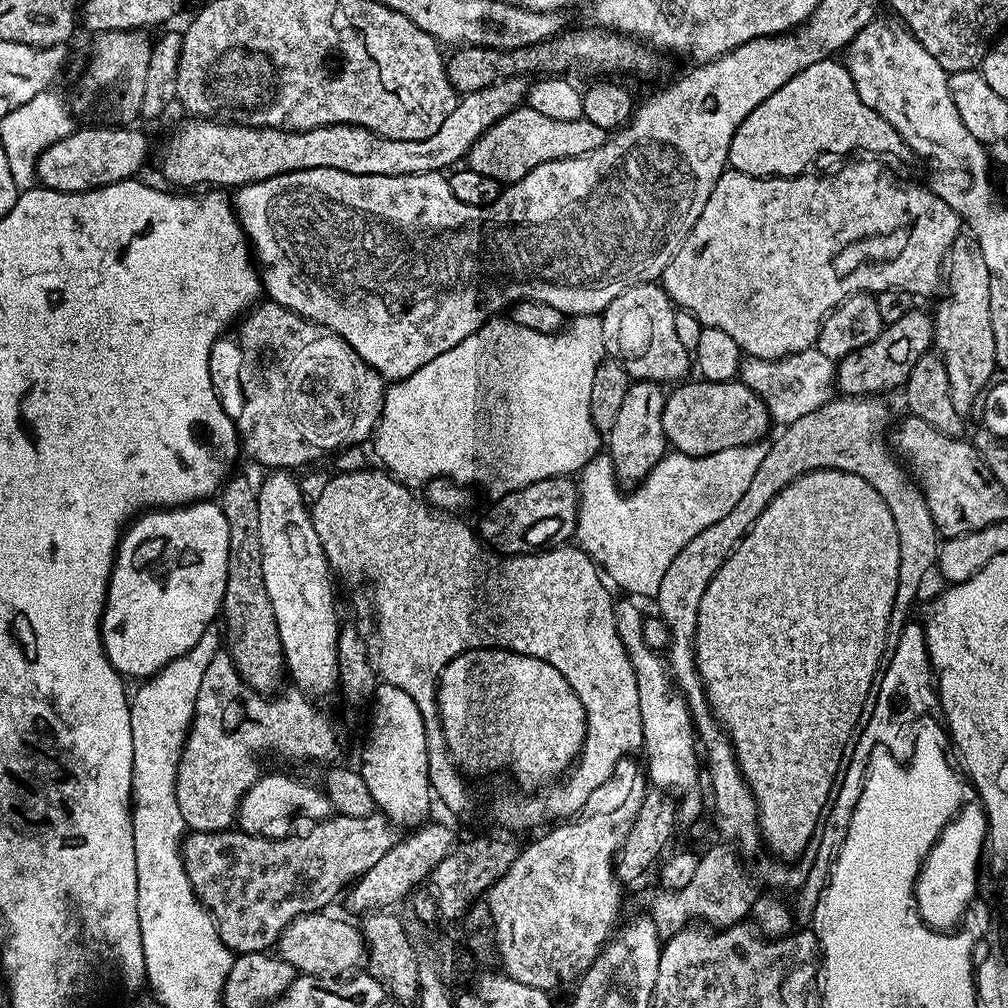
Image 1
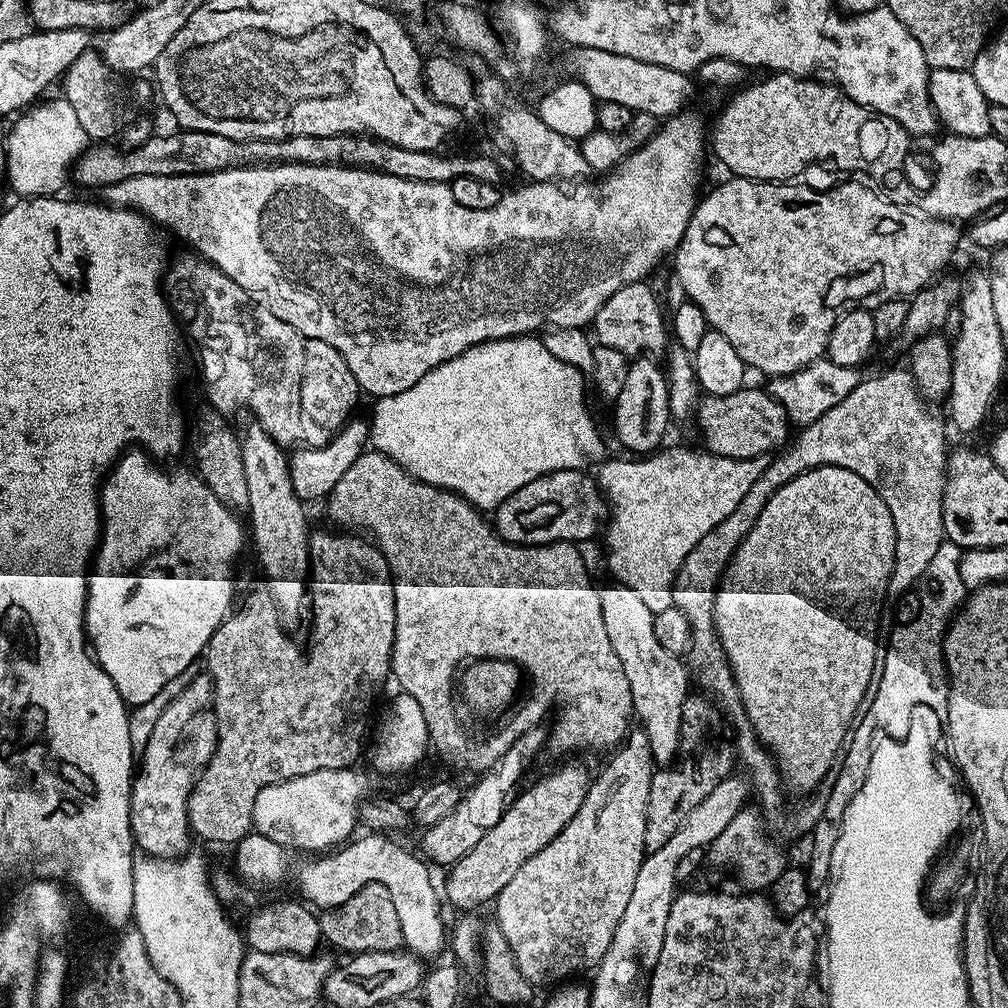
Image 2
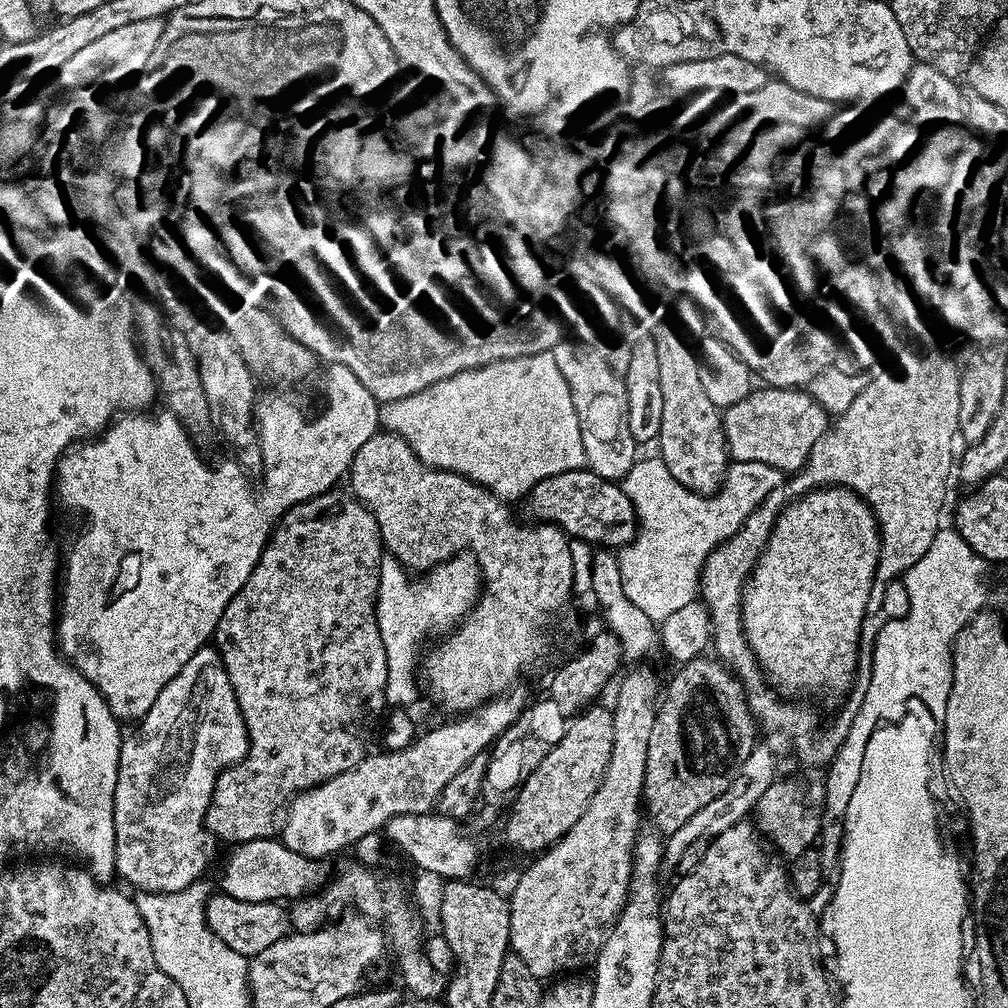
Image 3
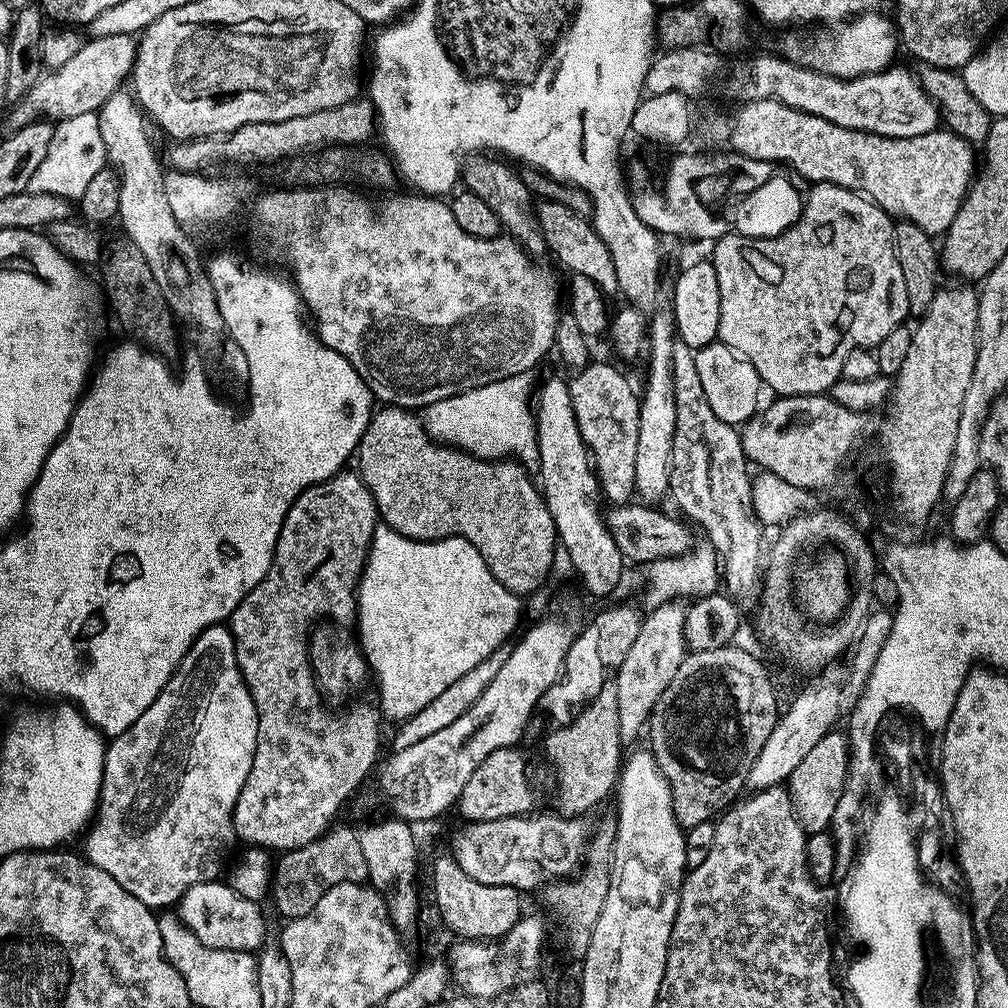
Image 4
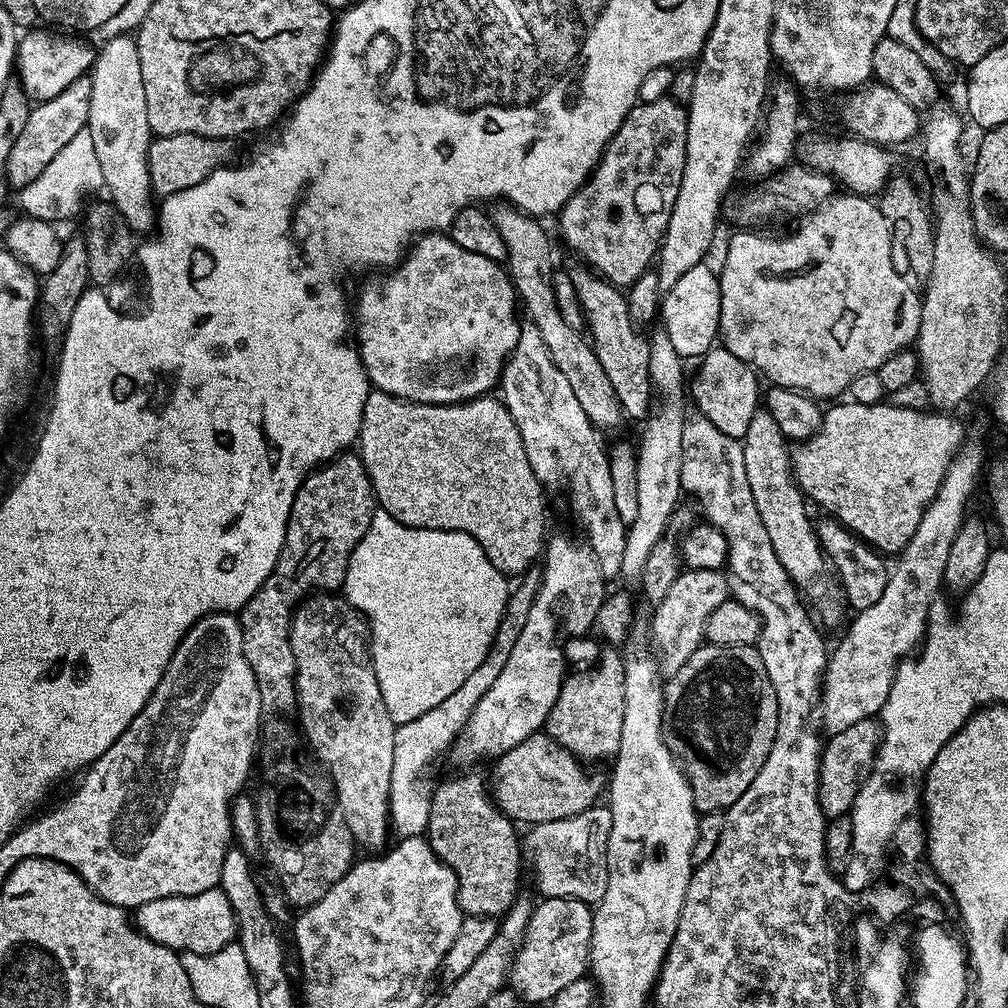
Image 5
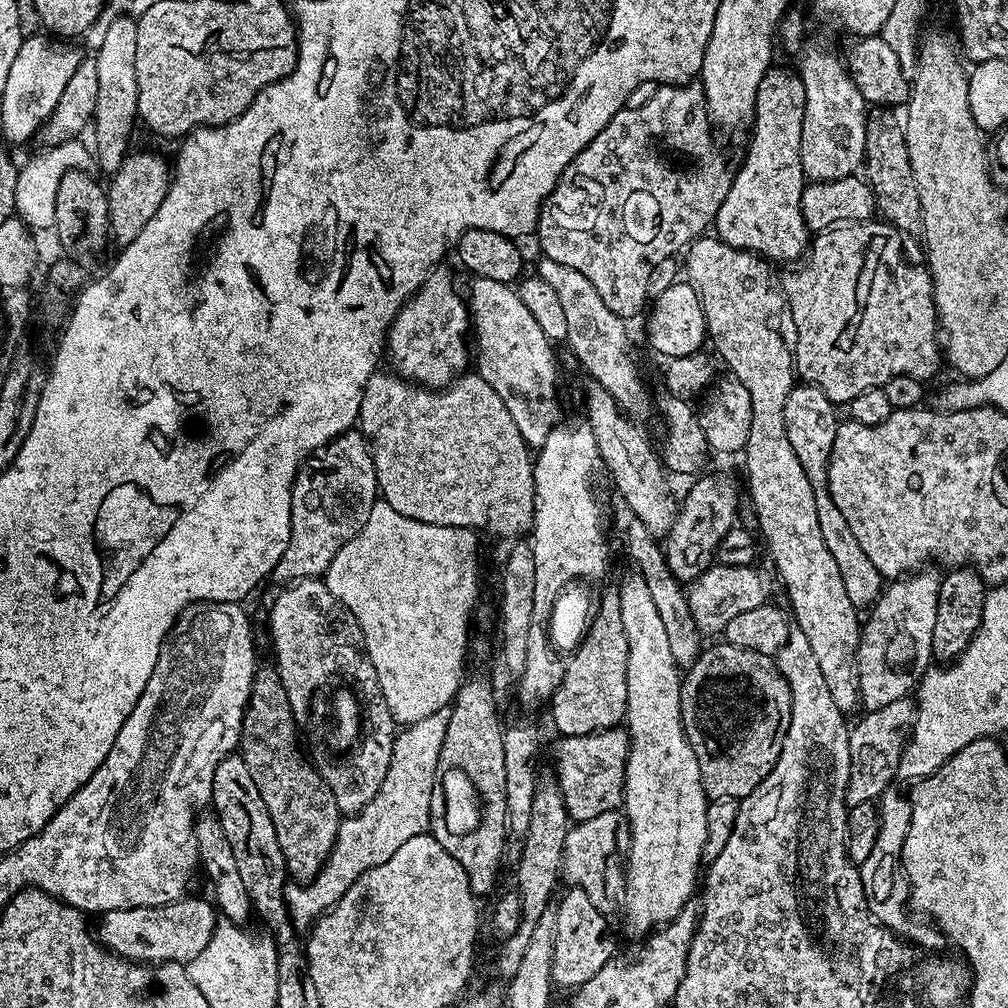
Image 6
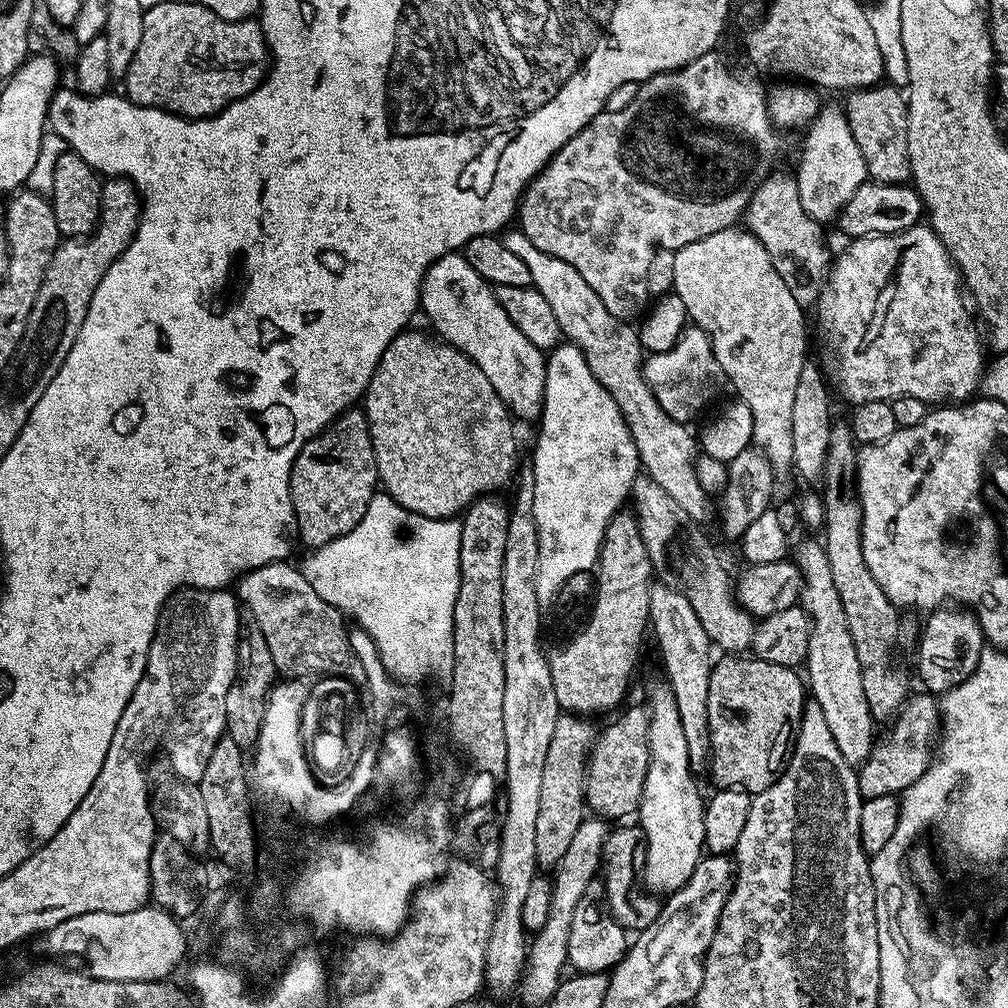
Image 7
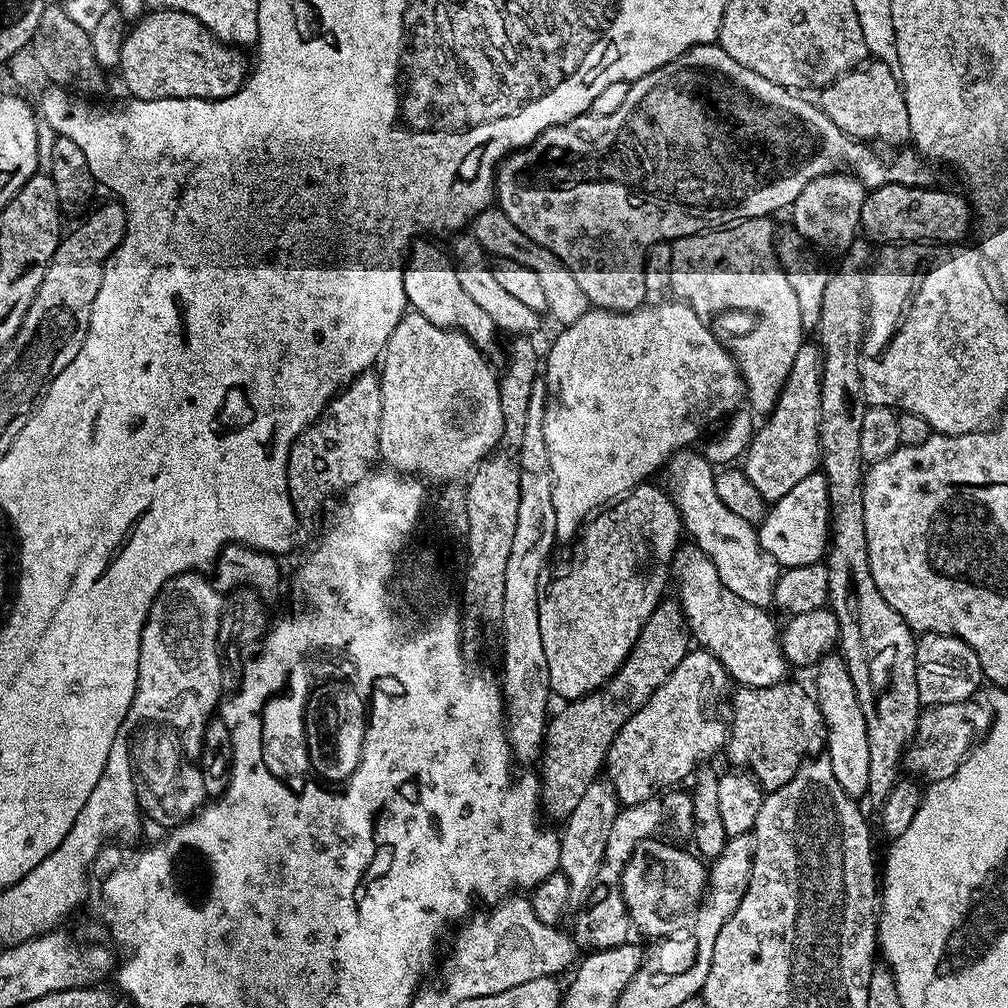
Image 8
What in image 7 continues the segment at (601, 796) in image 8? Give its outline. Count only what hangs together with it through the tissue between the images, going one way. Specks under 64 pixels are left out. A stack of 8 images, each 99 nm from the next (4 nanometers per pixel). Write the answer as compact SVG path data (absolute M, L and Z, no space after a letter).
M586 818L574 833L566 854L562 854L559 864L551 877L550 912L546 922L534 933L528 944L528 958L524 961L524 971L518 985L518 996L528 1004L547 1005L556 987L560 984L562 973L568 961L567 942L570 939L570 926L574 919L575 908L589 895L588 887L592 884L596 872L601 871L604 843L608 840L610 828L603 819Z

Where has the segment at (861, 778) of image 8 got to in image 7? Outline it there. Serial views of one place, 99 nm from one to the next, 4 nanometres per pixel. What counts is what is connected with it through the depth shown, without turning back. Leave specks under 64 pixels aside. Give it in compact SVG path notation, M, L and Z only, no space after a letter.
M819 539L804 540L797 548L795 545L794 563L804 580L798 604L812 623L806 684L811 699L822 706L822 715L830 725L830 734L834 734L834 743L842 758L846 758L848 764L859 766L866 762L872 752L874 721L866 702L866 690L862 690L862 666L858 662L858 650L854 650L854 638L850 634L850 626L846 626L846 610L842 610L842 598L838 598L838 589L834 587L834 578L830 574L830 558L826 558L826 550Z

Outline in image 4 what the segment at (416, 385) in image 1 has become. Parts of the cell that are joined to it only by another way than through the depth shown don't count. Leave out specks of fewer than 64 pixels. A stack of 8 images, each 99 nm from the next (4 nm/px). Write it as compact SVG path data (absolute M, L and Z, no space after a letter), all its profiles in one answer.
M531 375L508 376L504 380L489 380L482 382L476 388L469 388L459 396L442 398L429 404L422 412L422 423L431 439L448 445L449 448L459 448L461 452L469 452L480 460L507 460L509 458L525 465L539 465L538 442L536 441L536 421L534 408L530 397L534 392Z

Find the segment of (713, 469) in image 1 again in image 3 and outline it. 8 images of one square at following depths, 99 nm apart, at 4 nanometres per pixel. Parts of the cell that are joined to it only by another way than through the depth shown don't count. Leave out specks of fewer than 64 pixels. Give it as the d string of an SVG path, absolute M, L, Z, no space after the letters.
M658 456L637 459L620 482L621 488L636 508L640 523L635 540L619 549L617 560L622 571L622 586L634 606L638 606L653 623L660 624L674 614L679 607L697 599L700 587L700 572L709 554L722 541L730 538L748 520L766 496L785 483L786 476L774 466L764 462L733 461L725 473L719 491L713 494L694 492L682 486Z

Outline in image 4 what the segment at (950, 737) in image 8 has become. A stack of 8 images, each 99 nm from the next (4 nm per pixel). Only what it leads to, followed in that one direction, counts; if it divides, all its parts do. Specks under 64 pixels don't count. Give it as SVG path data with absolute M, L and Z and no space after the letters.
M829 730L825 736L818 738L817 744L806 753L802 762L798 762L798 766L794 766L786 781L796 817L800 819L805 833L825 831L831 825L835 808L845 799L844 787L850 777L850 745L847 735L836 731Z

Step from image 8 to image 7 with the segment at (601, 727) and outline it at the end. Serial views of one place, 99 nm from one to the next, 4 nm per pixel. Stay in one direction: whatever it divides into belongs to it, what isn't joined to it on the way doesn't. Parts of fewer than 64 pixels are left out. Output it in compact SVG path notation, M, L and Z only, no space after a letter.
M562 714L558 722L554 722L554 735L550 737L550 746L546 753L546 762L542 766L542 791L538 805L538 823L534 829L534 854L537 865L544 870L555 869L562 854L574 839L578 826L586 819L586 805L584 803L584 775L588 772L588 755L592 752L592 745L598 735L597 725L592 725L591 719L579 714Z

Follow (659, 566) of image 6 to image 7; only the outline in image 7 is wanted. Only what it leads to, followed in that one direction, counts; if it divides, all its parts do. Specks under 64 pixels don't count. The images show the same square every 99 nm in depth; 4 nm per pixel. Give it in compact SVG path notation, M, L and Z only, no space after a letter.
M656 582L650 590L648 607L650 632L656 635L660 647L660 660L664 663L666 683L672 687L674 702L678 702L678 718L682 718L682 734L686 734L686 752L690 758L693 776L703 777L710 768L710 738L708 737L708 715L706 714L706 695L709 674L714 663L714 645L711 638L702 630L694 606L678 590Z

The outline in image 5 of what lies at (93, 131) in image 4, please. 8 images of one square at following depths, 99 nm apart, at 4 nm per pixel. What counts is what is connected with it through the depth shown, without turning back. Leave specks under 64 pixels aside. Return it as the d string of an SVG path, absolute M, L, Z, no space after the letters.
M84 129L54 157L44 172L19 191L21 210L27 217L42 219L49 223L70 217L80 206L84 194L100 190L104 185L98 156L94 154L94 142L88 129Z

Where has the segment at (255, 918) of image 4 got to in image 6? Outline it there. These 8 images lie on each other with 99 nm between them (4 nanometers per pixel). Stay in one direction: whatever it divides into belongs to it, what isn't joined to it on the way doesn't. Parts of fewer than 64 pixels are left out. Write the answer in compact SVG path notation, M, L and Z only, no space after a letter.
M185 898L162 906L105 912L101 919L104 921L100 924L98 939L108 951L126 960L150 964L174 962L187 966L192 959L198 958L198 954L202 954L202 950L206 950L206 942L210 942L216 929L217 909L205 900Z

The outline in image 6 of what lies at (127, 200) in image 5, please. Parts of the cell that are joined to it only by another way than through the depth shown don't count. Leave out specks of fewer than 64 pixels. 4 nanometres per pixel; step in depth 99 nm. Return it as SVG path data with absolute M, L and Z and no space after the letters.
M119 16L106 26L106 34L98 41L100 49L94 52L98 66L98 100L94 117L94 129L96 128L96 146L94 156L105 168L108 174L114 173L122 166L124 157L129 155L128 143L132 140L132 127L138 124L138 70L134 62L138 54L138 26L136 20L130 16Z

